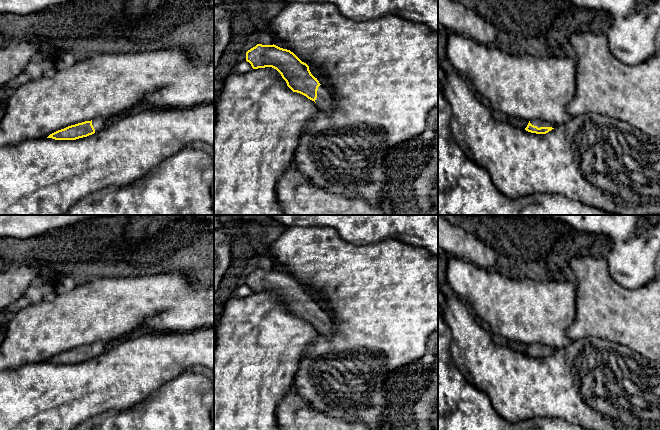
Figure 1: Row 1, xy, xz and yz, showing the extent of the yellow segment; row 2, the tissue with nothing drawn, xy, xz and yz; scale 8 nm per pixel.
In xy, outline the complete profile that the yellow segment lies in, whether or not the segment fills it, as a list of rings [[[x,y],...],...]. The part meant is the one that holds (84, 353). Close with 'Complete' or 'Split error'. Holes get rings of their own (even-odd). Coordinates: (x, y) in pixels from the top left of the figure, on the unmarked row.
[[[96,342],[75,349],[68,350],[50,358],[47,362],[55,364],[76,364],[92,359],[107,349],[107,342]]]. Split error

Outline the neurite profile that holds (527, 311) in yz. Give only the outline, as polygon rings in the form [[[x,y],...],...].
[[[448,257],[447,282],[461,300],[466,300],[494,334],[520,344],[544,344],[554,352],[566,348],[572,340],[566,331],[576,317],[577,284],[571,281],[517,279],[498,271],[480,268],[456,257]]]

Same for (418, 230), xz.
[[[265,215],[287,227],[331,227],[340,237],[355,245],[395,239],[422,247],[438,257],[438,215]]]

